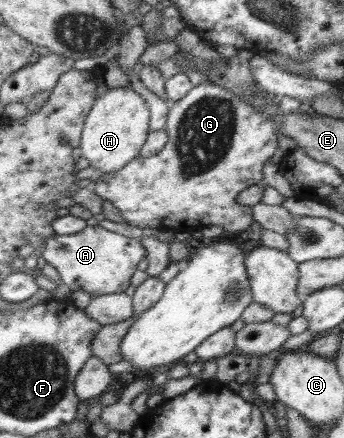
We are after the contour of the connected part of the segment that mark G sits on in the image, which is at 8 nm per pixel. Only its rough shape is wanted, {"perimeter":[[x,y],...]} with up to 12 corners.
{"perimeter":[[203,80],[158,154],[97,175],[125,223],[249,230],[273,116]]}

